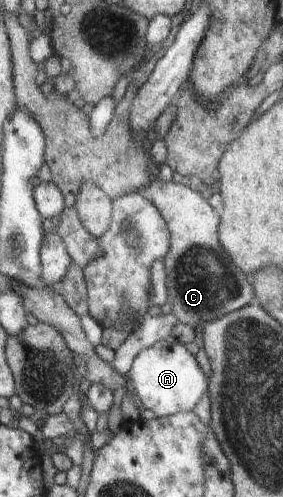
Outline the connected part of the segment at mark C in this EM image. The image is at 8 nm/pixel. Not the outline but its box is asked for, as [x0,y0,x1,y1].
[138,177,255,328]

